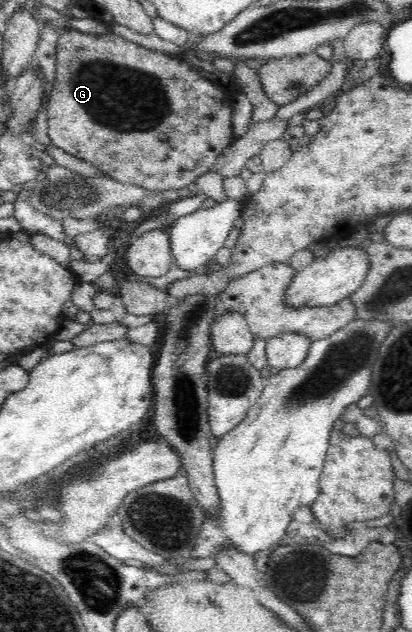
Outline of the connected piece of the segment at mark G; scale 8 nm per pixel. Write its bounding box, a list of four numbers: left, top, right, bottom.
[47,29,234,190]

